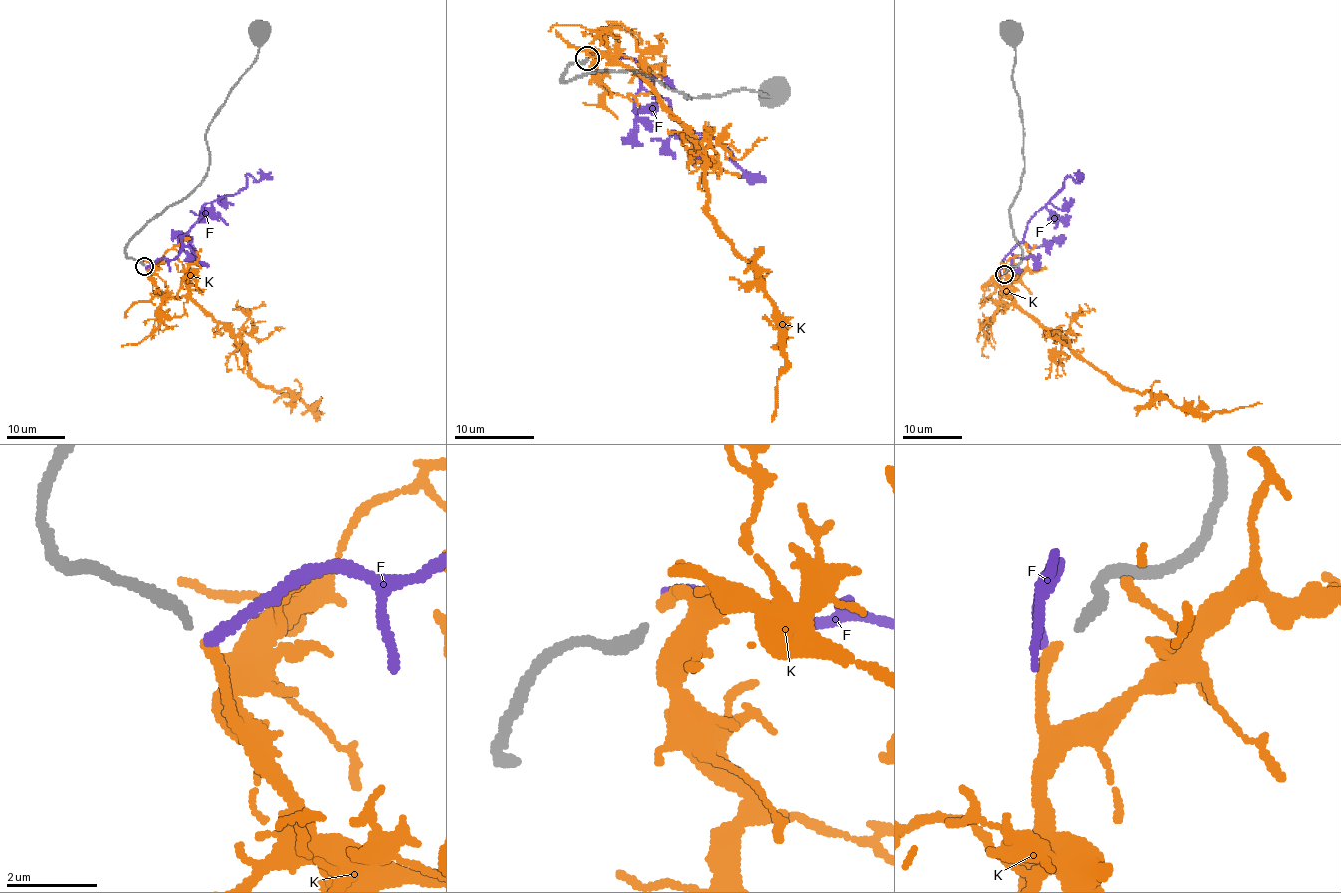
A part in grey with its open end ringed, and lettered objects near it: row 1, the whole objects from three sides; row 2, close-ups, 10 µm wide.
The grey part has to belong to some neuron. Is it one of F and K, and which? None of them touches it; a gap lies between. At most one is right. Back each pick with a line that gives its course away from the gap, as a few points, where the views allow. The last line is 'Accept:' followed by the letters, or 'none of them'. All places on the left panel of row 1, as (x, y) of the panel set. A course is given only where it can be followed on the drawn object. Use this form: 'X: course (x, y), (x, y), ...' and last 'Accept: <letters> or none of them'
K: course (146, 267), (159, 289), (188, 296), (234, 334), (258, 382), (287, 389), (320, 413), (313, 405)
Accept: K

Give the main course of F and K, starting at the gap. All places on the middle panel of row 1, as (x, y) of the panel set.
F: (590, 54), (631, 58), (640, 69), (642, 85), (671, 104), (676, 120), (717, 139), (745, 173), (764, 182)
K: (590, 56), (605, 53), (642, 79), (696, 143), (707, 214), (757, 275), (780, 328), (784, 370), (771, 421)

